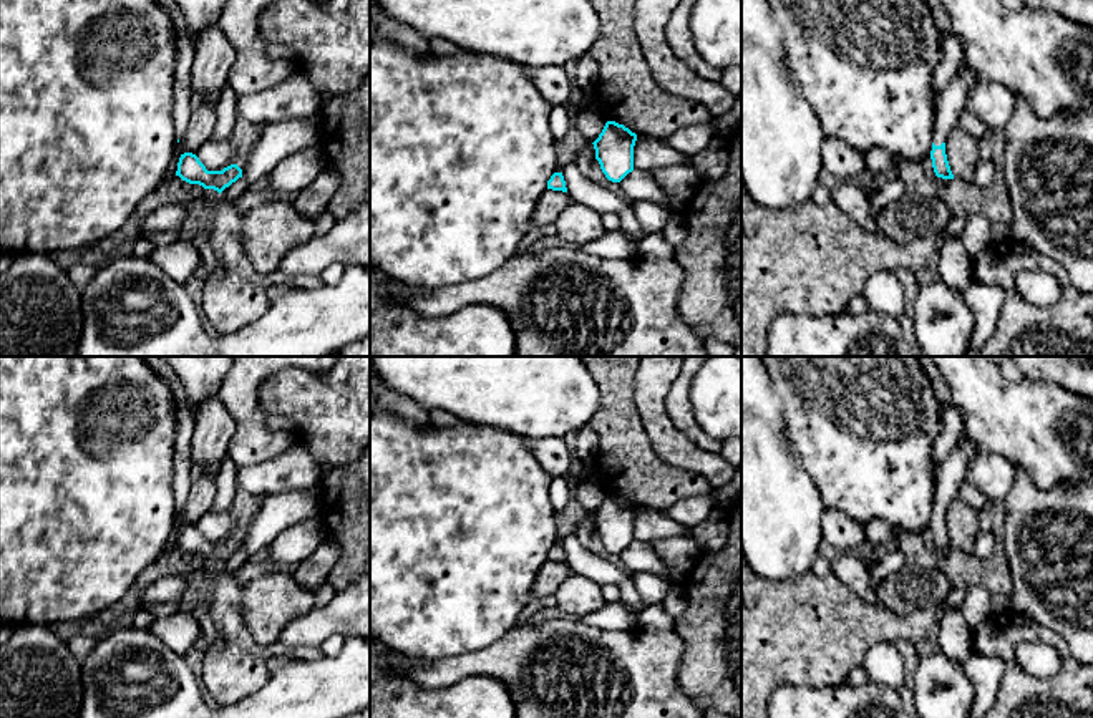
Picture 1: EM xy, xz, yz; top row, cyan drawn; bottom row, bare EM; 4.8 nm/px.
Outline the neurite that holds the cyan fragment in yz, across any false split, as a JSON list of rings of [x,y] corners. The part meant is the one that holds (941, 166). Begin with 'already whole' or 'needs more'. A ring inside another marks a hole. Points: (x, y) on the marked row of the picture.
needs more | [[[960,66],[957,75],[940,91],[930,151],[932,167],[937,177],[954,179],[945,154],[945,139],[950,129],[957,124],[960,111],[965,109],[970,90],[979,83],[980,80],[974,70]]]

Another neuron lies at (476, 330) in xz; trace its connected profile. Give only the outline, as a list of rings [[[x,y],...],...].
[[[393,305],[370,313],[370,357],[516,357],[516,337],[508,315],[493,305],[468,305],[436,318]]]

